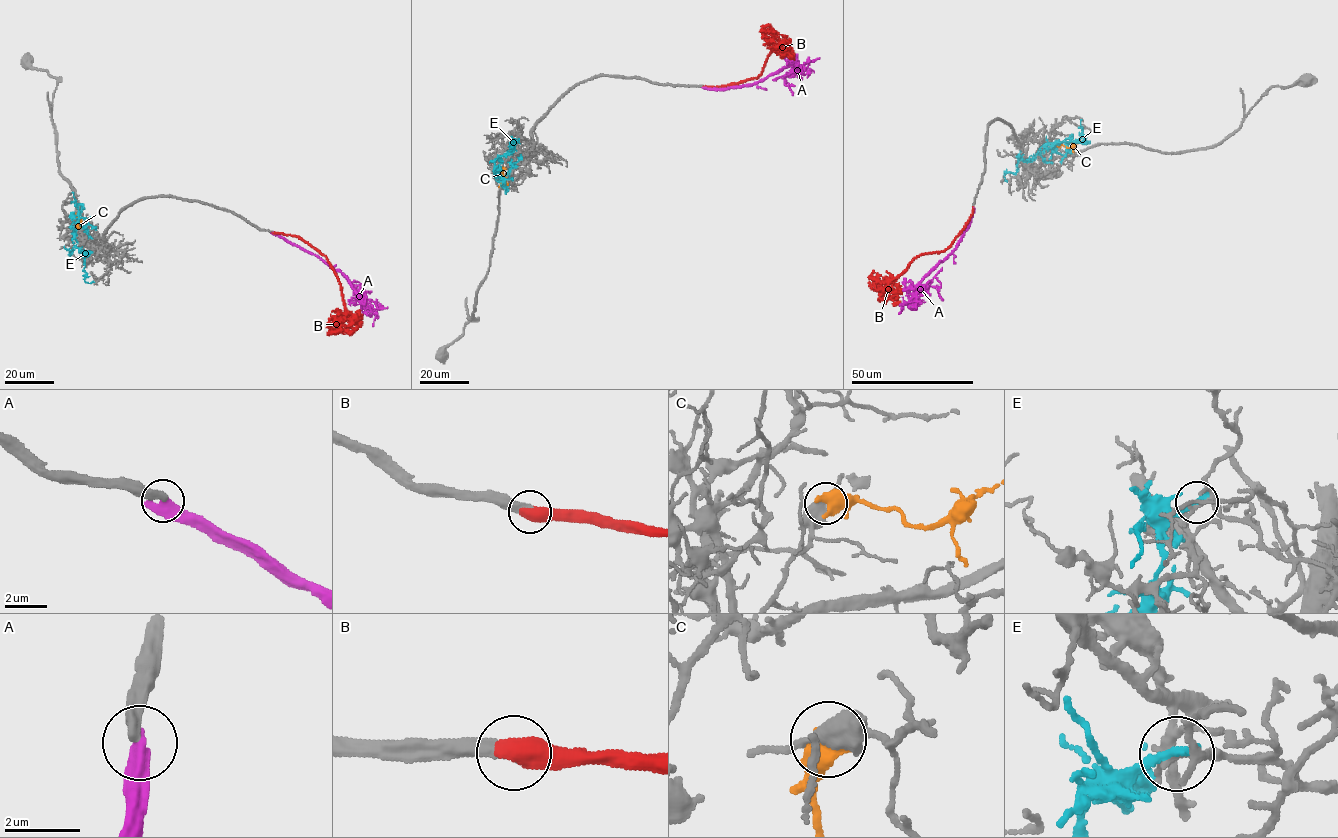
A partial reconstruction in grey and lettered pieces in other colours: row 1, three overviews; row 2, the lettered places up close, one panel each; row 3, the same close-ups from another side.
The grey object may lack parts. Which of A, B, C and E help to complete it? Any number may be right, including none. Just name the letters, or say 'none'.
B

